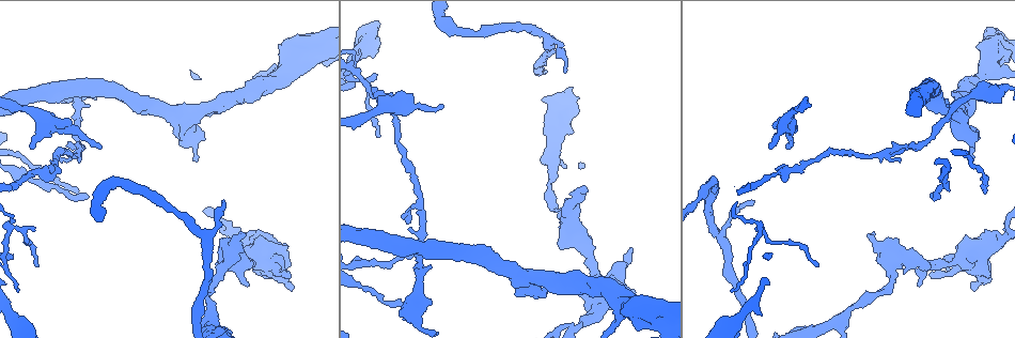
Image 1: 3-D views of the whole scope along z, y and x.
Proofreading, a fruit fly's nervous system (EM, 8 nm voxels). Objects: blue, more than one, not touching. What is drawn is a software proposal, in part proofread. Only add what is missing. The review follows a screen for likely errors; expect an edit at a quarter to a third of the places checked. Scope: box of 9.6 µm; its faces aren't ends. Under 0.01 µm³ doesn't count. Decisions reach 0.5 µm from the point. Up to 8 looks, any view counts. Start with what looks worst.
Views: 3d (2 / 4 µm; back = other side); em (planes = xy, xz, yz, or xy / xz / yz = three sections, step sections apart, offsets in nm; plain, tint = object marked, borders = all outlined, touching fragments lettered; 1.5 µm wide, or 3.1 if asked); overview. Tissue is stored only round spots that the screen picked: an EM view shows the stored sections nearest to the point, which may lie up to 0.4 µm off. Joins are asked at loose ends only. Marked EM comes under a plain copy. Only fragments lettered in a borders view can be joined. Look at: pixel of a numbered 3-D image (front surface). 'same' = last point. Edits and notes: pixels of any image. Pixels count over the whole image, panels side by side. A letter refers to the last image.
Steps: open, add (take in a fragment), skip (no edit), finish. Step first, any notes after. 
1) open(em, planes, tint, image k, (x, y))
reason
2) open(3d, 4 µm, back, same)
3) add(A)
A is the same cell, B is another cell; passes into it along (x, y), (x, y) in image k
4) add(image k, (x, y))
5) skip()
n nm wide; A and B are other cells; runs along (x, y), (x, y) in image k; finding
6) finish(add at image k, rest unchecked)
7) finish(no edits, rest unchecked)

open(3d, 2 µm, image 1, (787, 146))
thin end

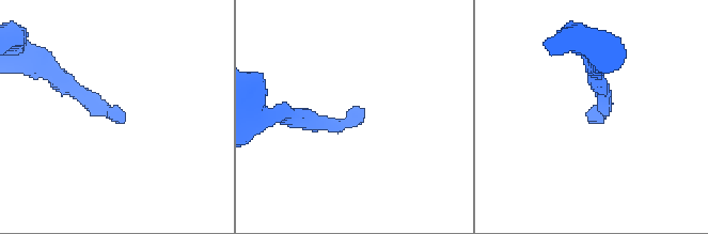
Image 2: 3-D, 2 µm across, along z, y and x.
open(em, planes, tint, image 2, (363, 110))

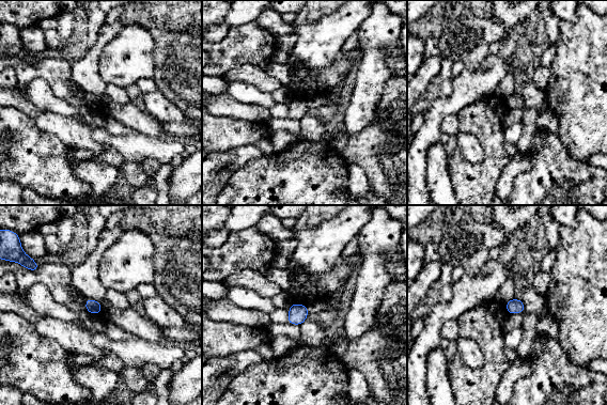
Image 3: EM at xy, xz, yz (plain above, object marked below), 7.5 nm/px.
open(em, planes, borders, same)
see the neighbours

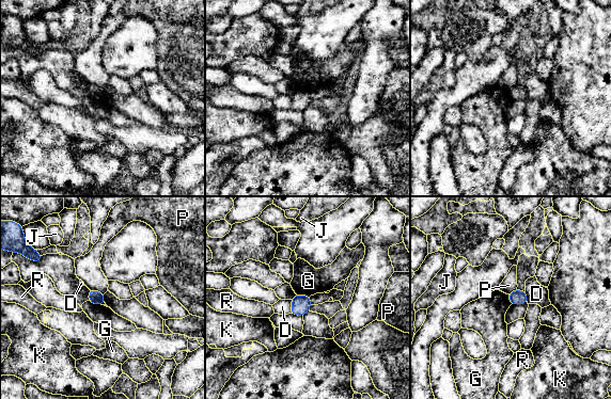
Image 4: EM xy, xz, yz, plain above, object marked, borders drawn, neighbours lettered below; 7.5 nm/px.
skip()
P touches over 130 nm; D, G, J, K, P and R are other cells; border along (296, 293), (309, 297) in image 4; no lettered fragment goes on from it

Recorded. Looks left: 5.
open(em, xy, step 4, borders, image 1, (31, 147))
an open end

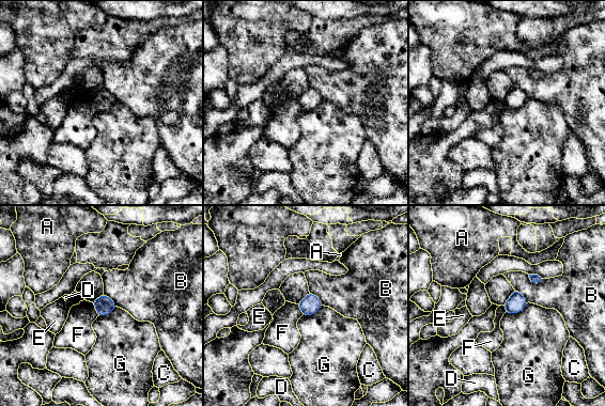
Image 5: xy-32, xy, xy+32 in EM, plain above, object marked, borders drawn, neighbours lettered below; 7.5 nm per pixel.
skip()
140 nm wide; A, B, C, D, E, F and G are other cells; border along (528, 302), (516, 313), (507, 312) in image 5; none of them fits

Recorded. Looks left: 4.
open(3d, 2 µm, back, image 1, (292, 289))
stops while still wide

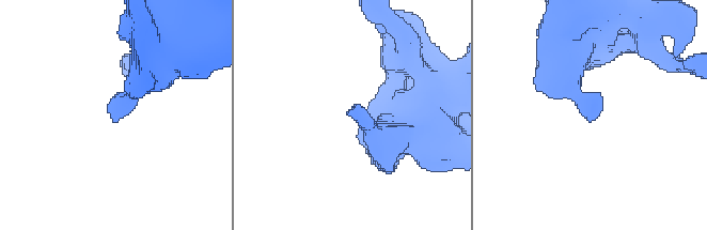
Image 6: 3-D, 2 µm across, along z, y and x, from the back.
open(em, planes, tint, image 6, (112, 116))
now the EM

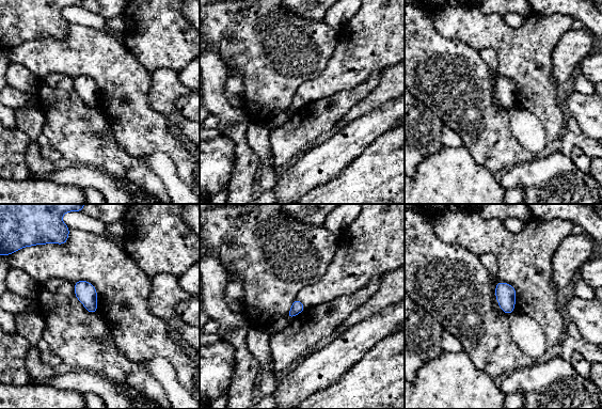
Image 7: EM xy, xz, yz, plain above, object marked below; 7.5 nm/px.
open(em, planes, borders, same)

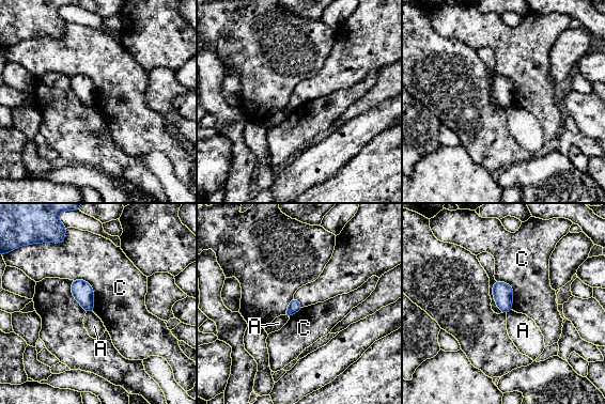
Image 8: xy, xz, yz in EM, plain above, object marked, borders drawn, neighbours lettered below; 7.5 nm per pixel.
skip()
C touches over 300 nm; A and C are other cells; border along (73, 279), (91, 285), (94, 312) in image 8; no lettered fragment goes on from it

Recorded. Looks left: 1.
finish(no edits, rest unchecked)

